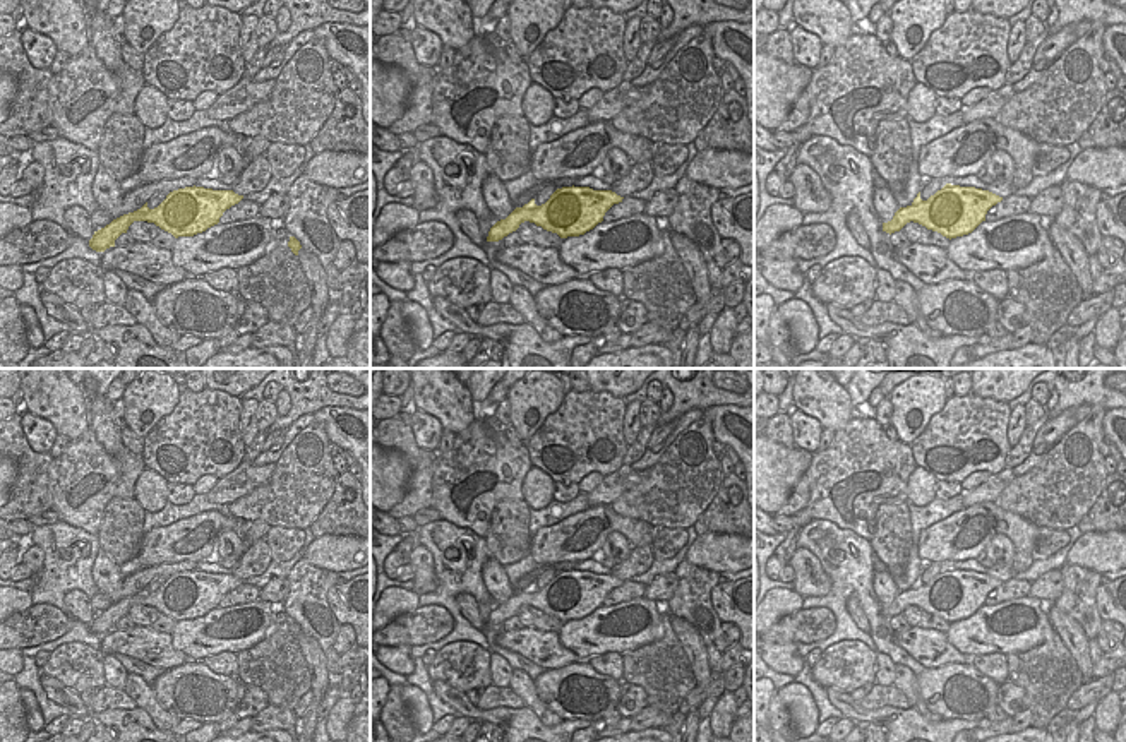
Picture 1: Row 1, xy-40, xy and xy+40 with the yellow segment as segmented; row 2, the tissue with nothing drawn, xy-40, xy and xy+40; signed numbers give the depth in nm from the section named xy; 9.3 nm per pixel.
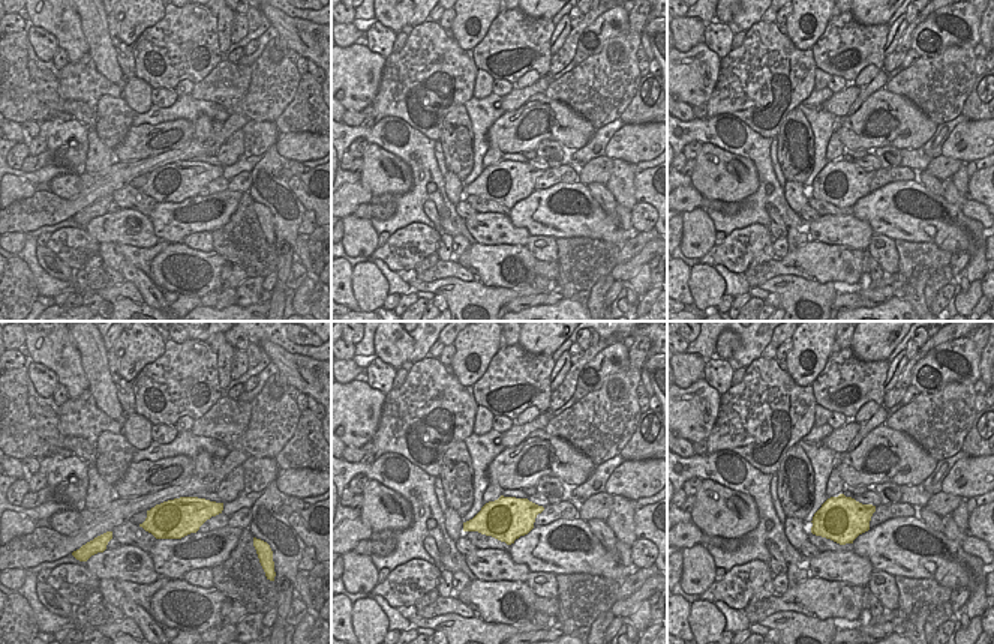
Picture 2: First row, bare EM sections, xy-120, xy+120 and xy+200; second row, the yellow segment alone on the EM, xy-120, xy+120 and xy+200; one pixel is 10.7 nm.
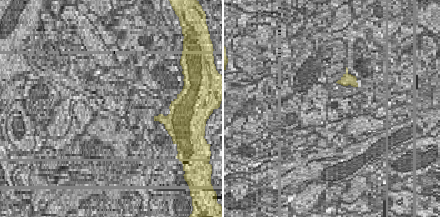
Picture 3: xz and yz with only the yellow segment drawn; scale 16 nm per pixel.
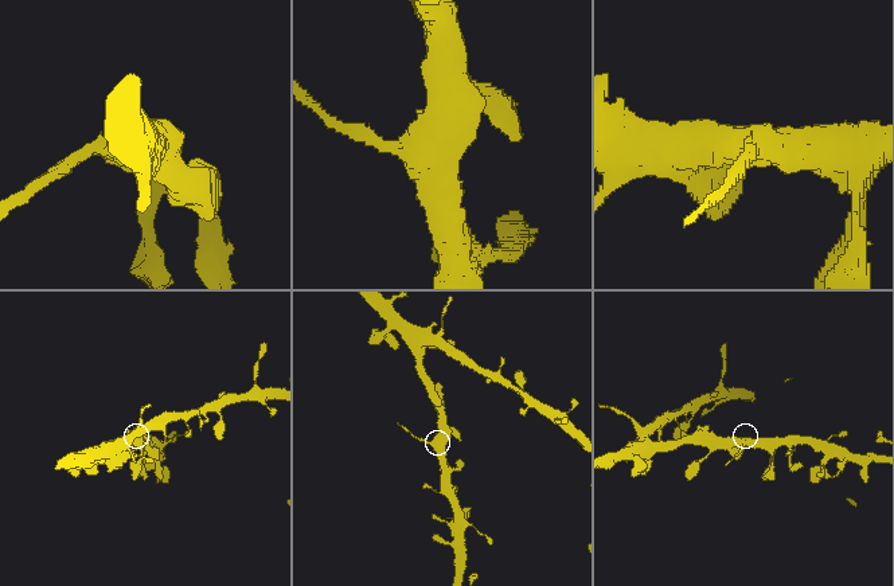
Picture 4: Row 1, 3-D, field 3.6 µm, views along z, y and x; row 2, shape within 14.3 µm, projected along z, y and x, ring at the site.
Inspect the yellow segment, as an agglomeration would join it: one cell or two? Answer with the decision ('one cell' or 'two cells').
two cells

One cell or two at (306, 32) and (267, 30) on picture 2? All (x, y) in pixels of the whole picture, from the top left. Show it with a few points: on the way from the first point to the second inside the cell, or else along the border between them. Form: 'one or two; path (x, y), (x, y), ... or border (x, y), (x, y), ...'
two; border (264, 15), (279, 36)

